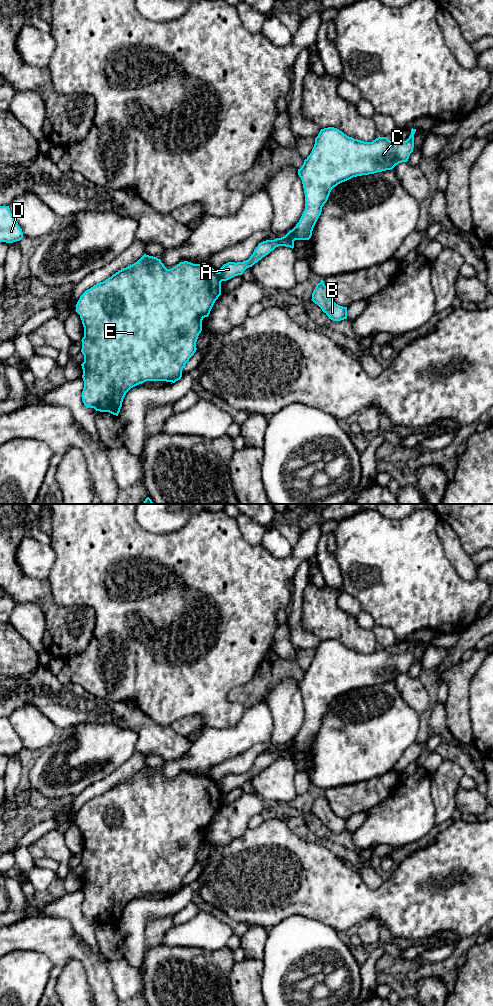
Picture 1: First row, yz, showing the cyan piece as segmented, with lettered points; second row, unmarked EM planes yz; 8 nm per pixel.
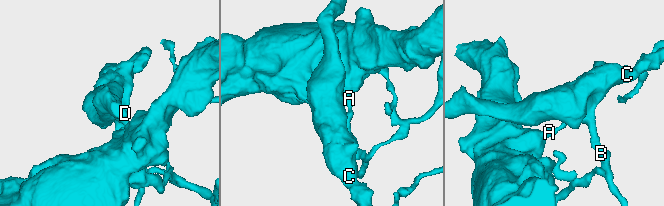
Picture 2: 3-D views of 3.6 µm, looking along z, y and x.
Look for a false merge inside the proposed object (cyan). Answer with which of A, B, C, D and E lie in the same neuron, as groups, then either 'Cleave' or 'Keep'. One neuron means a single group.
Groups: A B C D / E. Cleave

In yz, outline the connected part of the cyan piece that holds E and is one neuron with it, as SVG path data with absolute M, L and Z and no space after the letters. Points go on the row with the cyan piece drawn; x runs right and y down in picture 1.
M144 254L134 264L123 268L103 282L86 290L76 304L84 327L81 352L84 355L84 388L82 401L86 407L118 416L126 393L146 381L175 383L196 352L196 342L202 331L202 320L221 295L219 272L206 263L180 262L167 269L157 257Z

